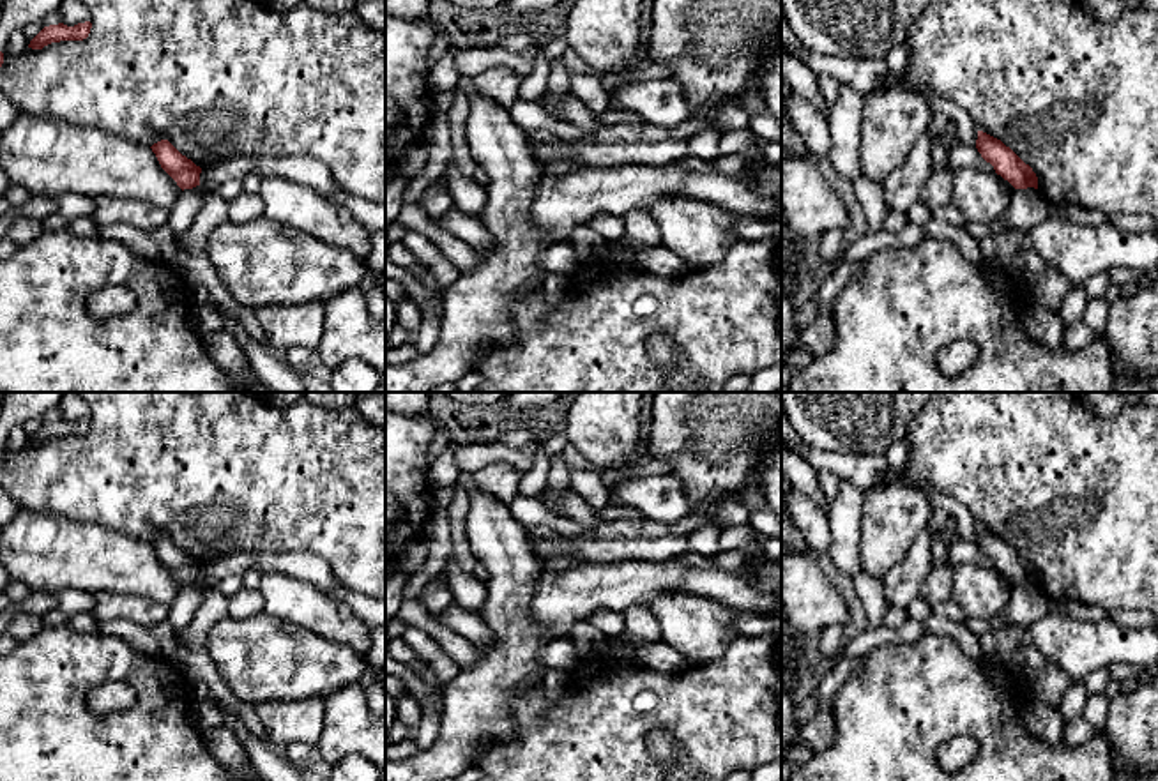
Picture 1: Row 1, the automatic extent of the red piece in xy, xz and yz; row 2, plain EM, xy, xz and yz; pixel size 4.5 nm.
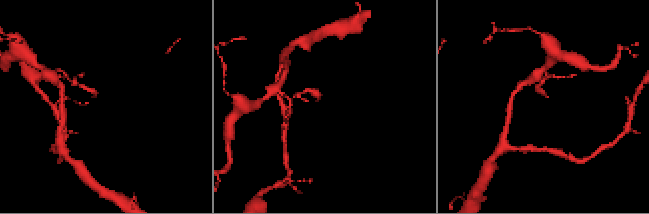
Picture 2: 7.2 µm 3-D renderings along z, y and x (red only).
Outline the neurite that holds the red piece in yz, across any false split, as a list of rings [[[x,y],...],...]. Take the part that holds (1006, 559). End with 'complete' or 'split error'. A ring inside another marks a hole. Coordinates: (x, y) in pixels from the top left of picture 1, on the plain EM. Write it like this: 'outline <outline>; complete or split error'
outline [[[978,527],[976,544],[990,558],[997,571],[1008,576],[1015,585],[1038,585],[1038,572],[1009,542],[1001,535]]]; complete

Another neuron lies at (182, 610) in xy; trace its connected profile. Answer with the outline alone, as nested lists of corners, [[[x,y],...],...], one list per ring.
[[[202,581],[193,585],[180,587],[175,601],[168,606],[166,620],[177,629],[182,631],[191,624],[198,608],[202,604]]]

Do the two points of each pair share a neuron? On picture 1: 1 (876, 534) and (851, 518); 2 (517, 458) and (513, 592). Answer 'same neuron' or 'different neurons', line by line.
1: different neurons
2: different neurons

